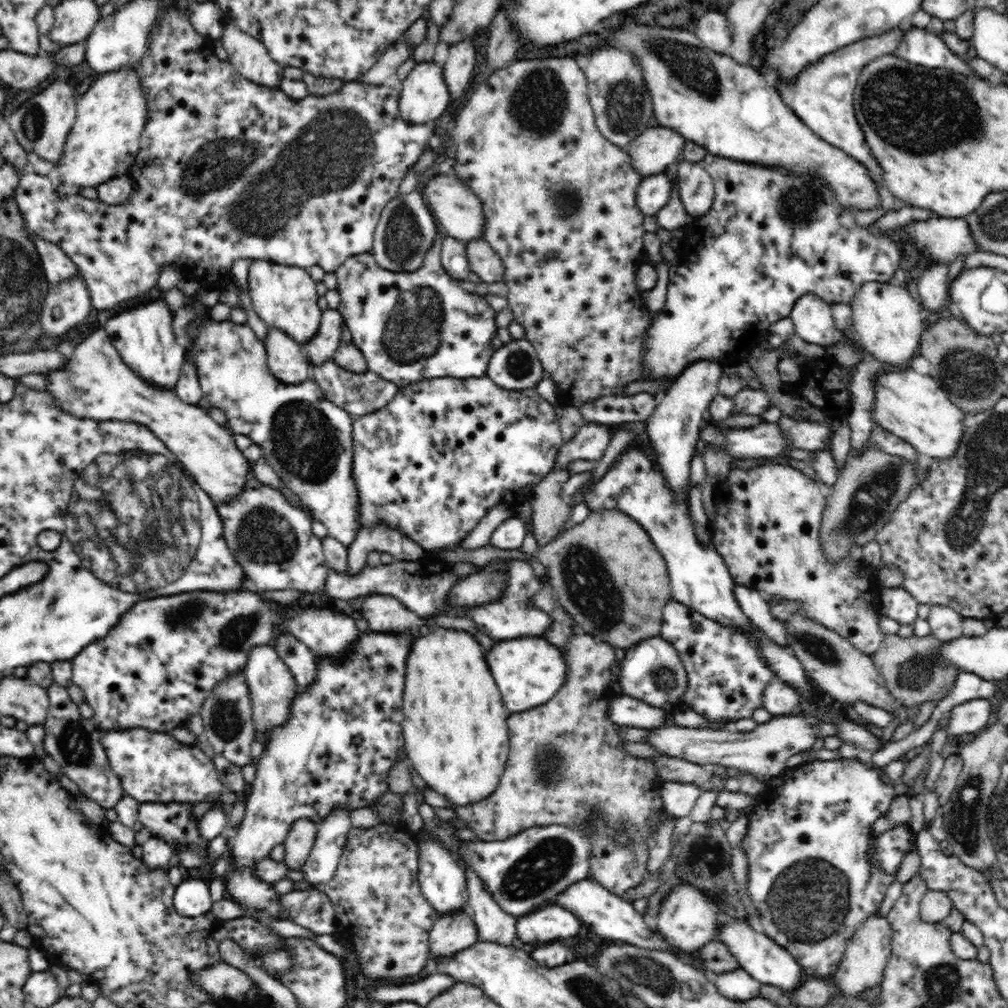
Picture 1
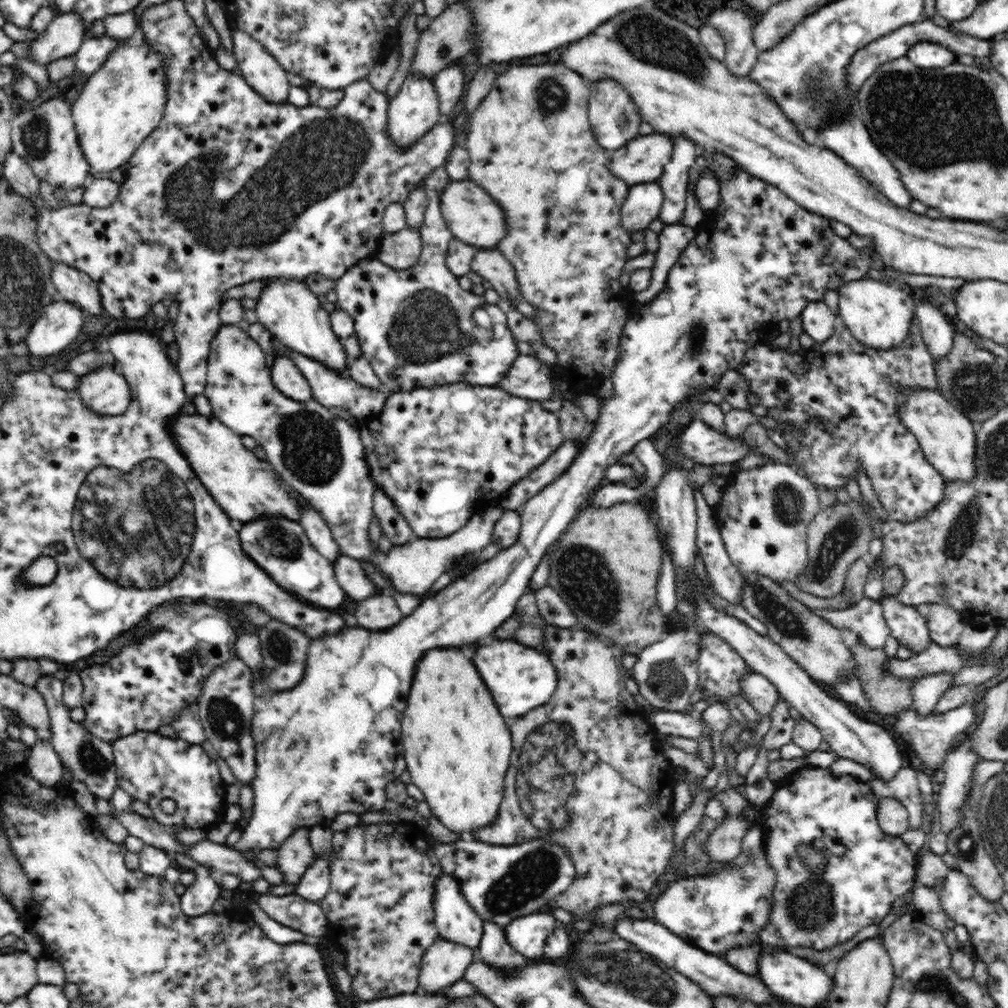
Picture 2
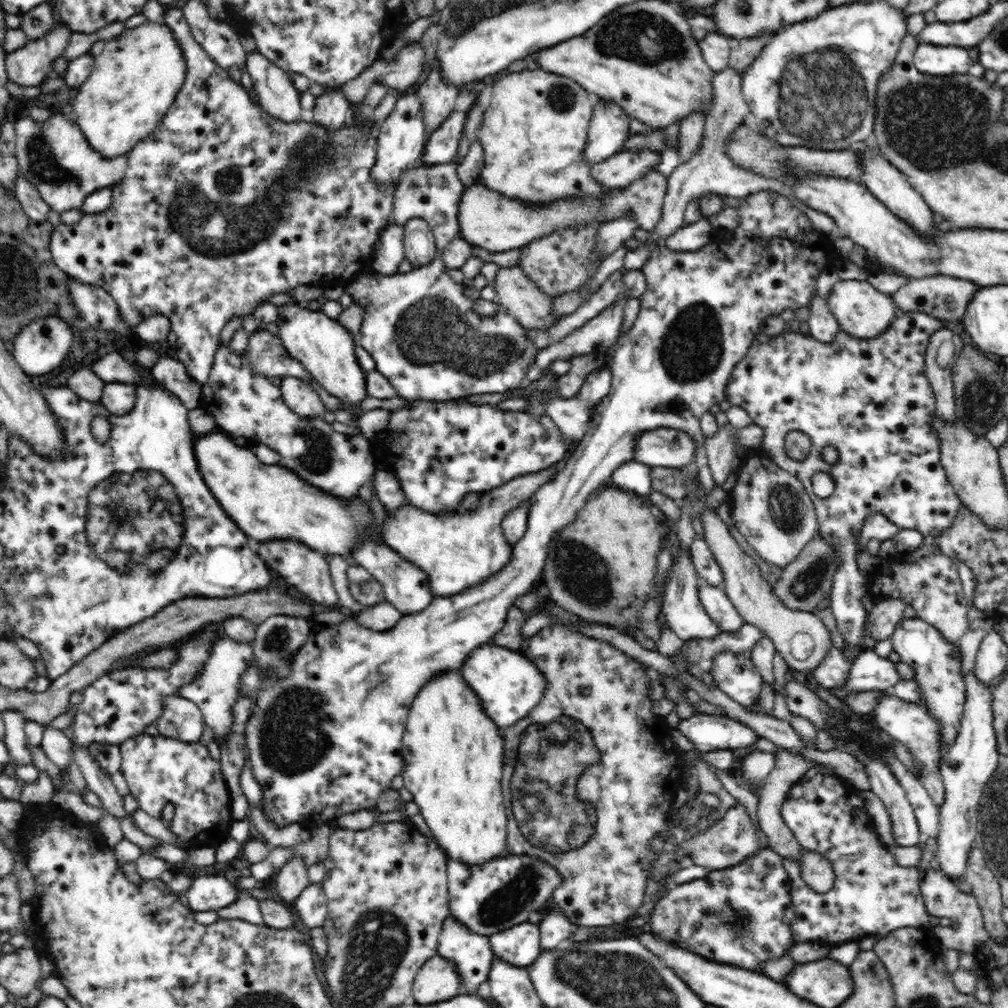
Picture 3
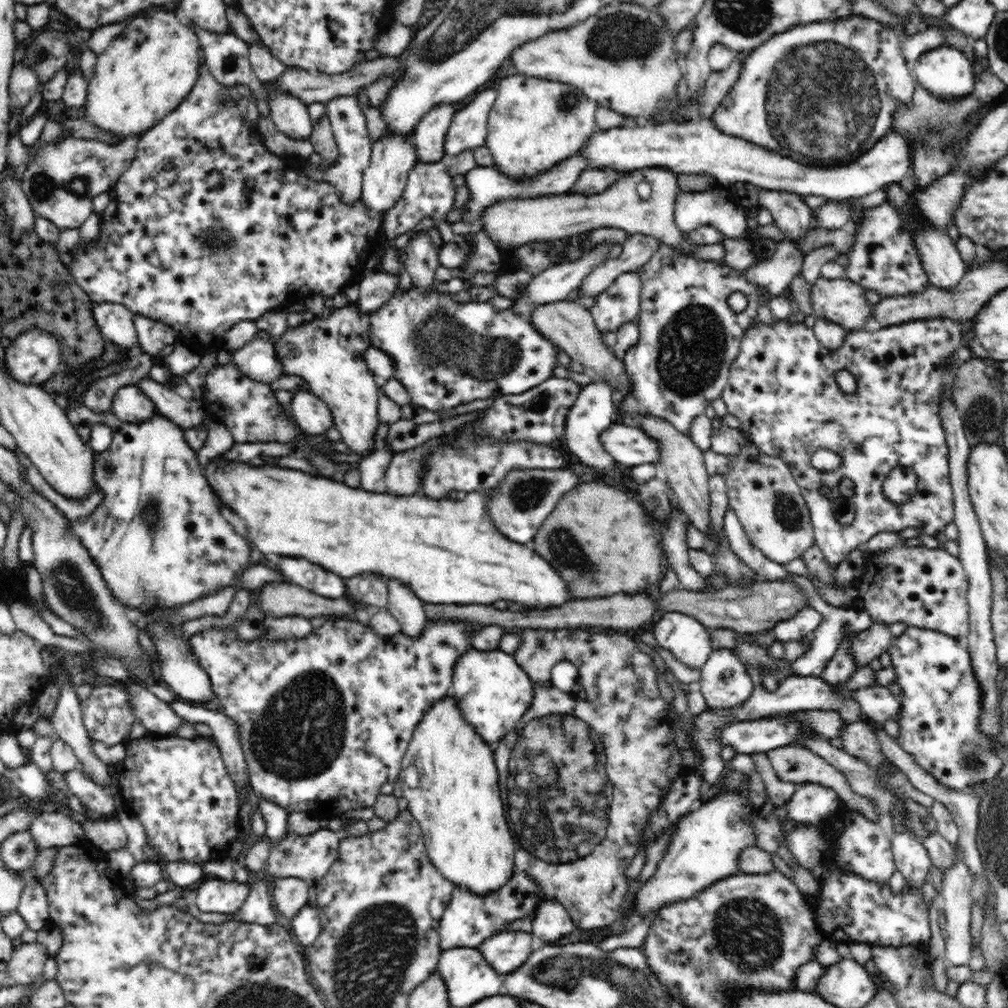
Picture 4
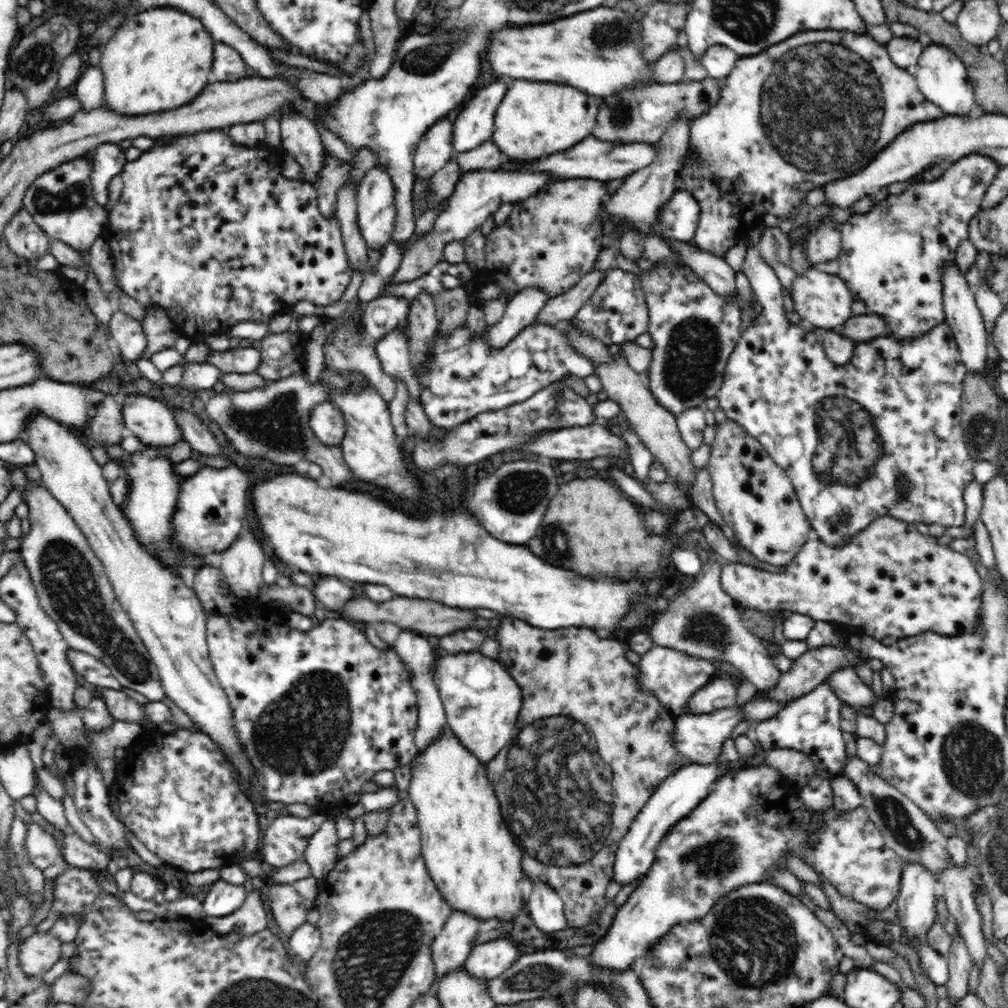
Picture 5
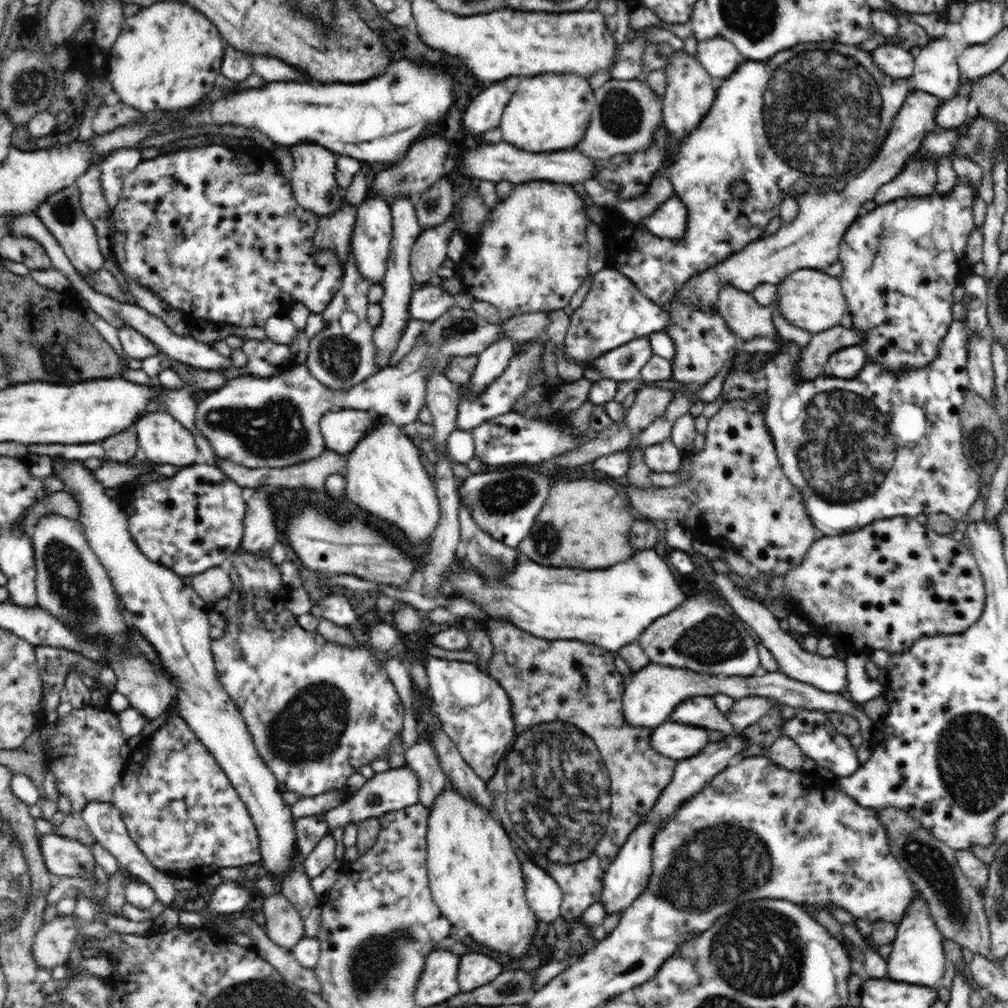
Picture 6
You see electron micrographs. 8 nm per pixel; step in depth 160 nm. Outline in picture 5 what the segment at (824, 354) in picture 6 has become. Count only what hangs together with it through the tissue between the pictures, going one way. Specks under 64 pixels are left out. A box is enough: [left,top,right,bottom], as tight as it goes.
[836,314,889,342]

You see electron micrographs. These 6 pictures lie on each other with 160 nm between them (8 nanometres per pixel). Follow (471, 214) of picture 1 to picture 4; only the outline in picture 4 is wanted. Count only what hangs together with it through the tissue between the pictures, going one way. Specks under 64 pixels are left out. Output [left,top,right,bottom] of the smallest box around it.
[480,167,694,256]

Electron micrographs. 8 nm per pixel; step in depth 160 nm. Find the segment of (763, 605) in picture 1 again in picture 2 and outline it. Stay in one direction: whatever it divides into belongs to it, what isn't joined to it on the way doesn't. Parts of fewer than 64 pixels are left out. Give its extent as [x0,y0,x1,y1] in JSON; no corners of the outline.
[694,488,743,605]

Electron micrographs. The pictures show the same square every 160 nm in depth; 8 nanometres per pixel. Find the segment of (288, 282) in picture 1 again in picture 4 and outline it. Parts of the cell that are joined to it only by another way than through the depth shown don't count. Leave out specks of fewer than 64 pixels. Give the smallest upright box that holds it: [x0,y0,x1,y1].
[272,303,381,454]

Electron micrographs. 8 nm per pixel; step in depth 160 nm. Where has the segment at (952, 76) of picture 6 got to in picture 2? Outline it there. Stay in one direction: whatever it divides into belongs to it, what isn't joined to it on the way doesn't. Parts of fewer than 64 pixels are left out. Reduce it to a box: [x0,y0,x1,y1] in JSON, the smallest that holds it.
[907,42,959,69]

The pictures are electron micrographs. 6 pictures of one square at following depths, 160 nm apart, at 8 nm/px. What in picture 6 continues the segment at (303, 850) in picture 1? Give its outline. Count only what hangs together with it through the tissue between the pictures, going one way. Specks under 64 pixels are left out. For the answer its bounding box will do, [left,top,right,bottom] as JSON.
[265,892,305,951]

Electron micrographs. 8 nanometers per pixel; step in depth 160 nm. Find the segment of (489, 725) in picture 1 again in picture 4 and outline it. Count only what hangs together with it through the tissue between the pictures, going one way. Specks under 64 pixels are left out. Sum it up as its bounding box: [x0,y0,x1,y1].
[396,696,516,897]

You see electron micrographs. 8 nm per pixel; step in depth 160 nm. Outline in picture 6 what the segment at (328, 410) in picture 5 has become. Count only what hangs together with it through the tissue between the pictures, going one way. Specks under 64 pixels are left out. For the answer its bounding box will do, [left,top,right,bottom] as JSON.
[319,409,378,456]

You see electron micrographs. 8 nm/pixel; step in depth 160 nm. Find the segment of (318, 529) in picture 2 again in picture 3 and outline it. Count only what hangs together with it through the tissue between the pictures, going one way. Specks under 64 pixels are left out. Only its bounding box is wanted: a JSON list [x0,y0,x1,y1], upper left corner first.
[325,554,365,615]

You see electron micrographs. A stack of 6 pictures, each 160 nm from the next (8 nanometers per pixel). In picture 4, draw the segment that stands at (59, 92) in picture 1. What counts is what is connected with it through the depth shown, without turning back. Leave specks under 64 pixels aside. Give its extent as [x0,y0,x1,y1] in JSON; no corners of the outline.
[21,134,138,230]

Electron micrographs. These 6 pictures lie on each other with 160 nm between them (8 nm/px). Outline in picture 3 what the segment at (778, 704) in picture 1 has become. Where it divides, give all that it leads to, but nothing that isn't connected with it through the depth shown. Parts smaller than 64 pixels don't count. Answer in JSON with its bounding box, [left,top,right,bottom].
[706,652,764,706]

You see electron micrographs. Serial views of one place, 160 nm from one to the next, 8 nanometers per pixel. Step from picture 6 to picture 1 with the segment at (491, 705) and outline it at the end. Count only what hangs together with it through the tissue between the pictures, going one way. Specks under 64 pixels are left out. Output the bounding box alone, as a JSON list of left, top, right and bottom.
[485,636,568,713]

